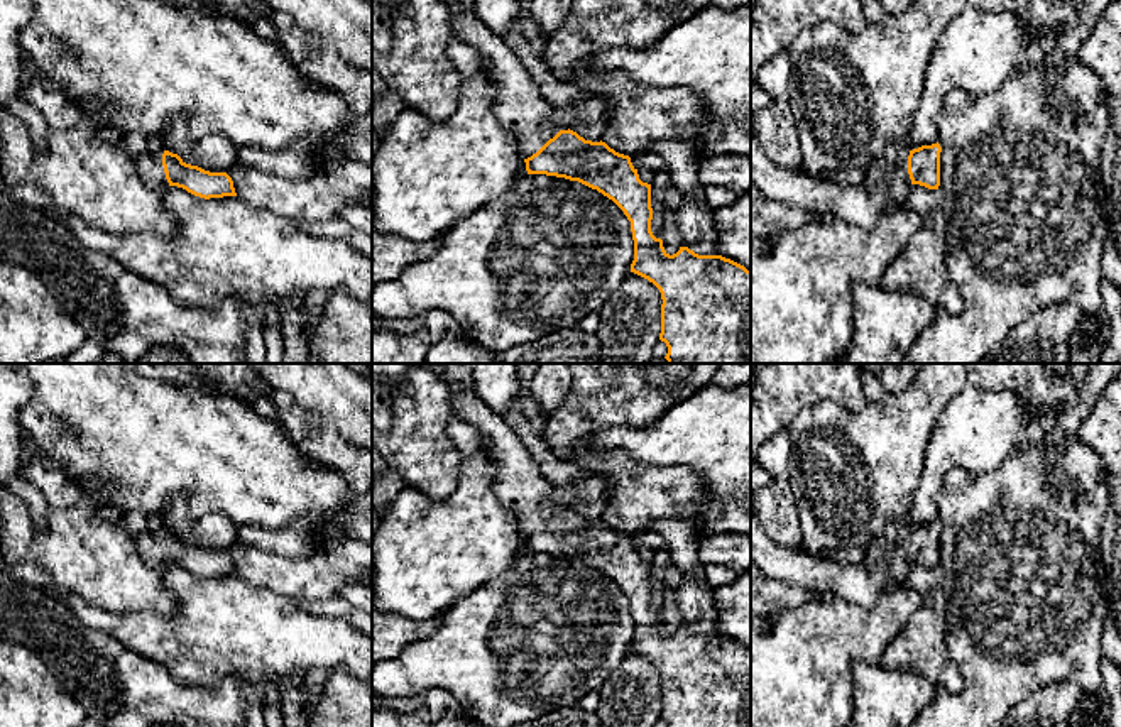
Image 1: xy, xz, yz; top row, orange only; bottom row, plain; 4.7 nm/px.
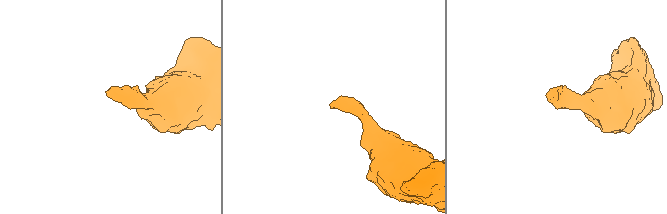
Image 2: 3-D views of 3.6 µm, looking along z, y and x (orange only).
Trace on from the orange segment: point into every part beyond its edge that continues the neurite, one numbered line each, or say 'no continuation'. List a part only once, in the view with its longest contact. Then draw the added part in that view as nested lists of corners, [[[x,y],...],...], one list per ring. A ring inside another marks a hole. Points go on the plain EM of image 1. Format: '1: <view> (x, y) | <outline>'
1: xz (521, 487) | [[[448,382],[451,416],[470,423],[489,440],[485,453],[497,467],[494,492],[516,517],[524,538],[536,533],[560,511],[553,500],[553,478],[541,473],[539,463],[502,414],[489,409],[475,394],[472,382]]]

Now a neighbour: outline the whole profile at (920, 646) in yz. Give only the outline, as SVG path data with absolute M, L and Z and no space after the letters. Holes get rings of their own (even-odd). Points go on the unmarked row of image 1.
M913 563L901 582L920 593L921 605L911 614L901 632L888 644L881 666L910 668L933 686L959 691L964 678L950 659L945 642L947 595L940 570Z

